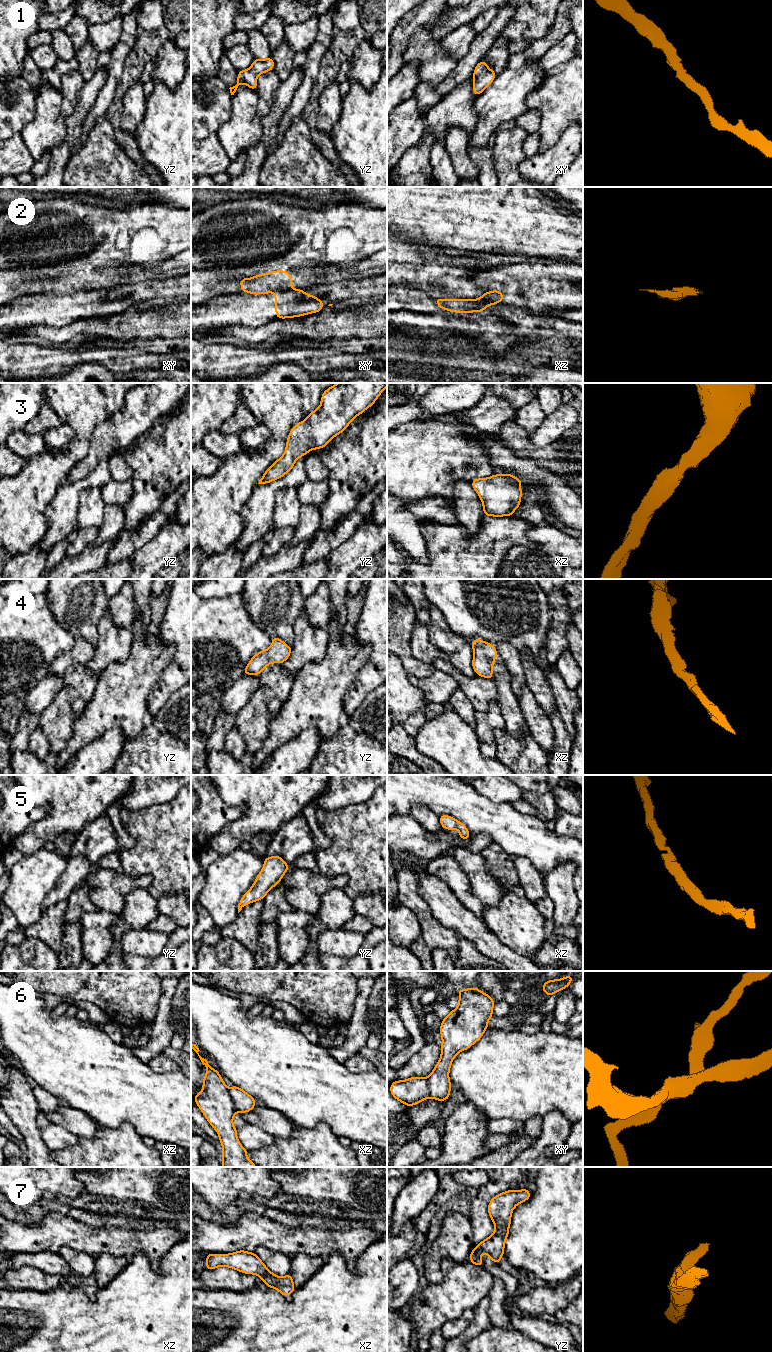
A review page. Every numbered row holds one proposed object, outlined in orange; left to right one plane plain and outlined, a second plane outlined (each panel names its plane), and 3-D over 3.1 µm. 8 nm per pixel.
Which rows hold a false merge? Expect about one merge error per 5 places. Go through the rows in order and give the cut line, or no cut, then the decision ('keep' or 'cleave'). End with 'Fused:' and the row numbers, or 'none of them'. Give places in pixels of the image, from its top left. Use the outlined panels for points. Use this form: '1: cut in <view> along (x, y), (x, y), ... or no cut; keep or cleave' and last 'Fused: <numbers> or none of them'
1: no cut; keep
2: cut in xy along (291, 288), (274, 292); cleave
3: no cut; keep
4: no cut; keep
5: no cut; keep
6: cut in xz along (228, 1089), (228, 1094), (236, 1111); cleave
7: no cut; keep
Fused: 2, 6

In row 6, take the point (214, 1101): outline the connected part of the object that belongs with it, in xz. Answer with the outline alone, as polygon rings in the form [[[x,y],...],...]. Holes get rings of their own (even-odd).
[[[192,1044],[192,1045],[191,1045],[191,1048],[192,1048],[192,1049],[193,1049],[193,1050],[194,1050],[194,1051],[195,1051],[195,1052],[196,1052],[196,1053],[197,1053],[197,1054],[198,1054],[198,1056],[199,1056],[199,1058],[200,1058],[200,1060],[201,1060],[201,1062],[202,1062],[202,1064],[203,1064],[203,1065],[204,1065],[204,1066],[205,1066],[205,1067],[206,1067],[206,1068],[207,1068],[207,1072],[206,1072],[206,1075],[205,1075],[205,1076],[204,1076],[204,1079],[203,1079],[203,1086],[202,1086],[202,1091],[201,1091],[201,1092],[200,1092],[200,1093],[199,1093],[199,1094],[193,1094],[193,1095],[194,1095],[194,1099],[195,1099],[195,1103],[196,1103],[196,1104],[197,1104],[197,1105],[198,1105],[198,1107],[199,1107],[199,1108],[200,1108],[200,1111],[201,1111],[201,1112],[202,1112],[202,1113],[203,1113],[203,1114],[204,1114],[204,1116],[205,1116],[205,1118],[206,1118],[206,1119],[207,1119],[207,1120],[208,1120],[208,1122],[209,1122],[209,1123],[210,1123],[210,1125],[211,1125],[211,1126],[212,1126],[212,1127],[213,1127],[213,1128],[214,1128],[214,1129],[215,1129],[215,1130],[216,1130],[216,1132],[217,1132],[217,1133],[218,1133],[218,1135],[219,1135],[219,1138],[218,1138],[218,1139],[219,1139],[219,1140],[220,1140],[220,1142],[221,1142],[221,1144],[222,1144],[222,1148],[223,1148],[223,1151],[222,1151],[222,1154],[221,1154],[221,1156],[222,1156],[222,1158],[223,1158],[223,1161],[222,1161],[222,1167],[257,1167],[257,1166],[256,1166],[256,1165],[255,1165],[255,1164],[254,1164],[254,1163],[253,1163],[253,1162],[252,1162],[252,1161],[251,1161],[251,1160],[249,1160],[249,1159],[248,1159],[248,1158],[247,1158],[247,1152],[248,1152],[248,1150],[246,1150],[246,1149],[245,1149],[245,1148],[244,1148],[244,1147],[243,1147],[243,1146],[242,1146],[242,1145],[241,1145],[241,1144],[240,1144],[240,1142],[239,1142],[239,1140],[238,1140],[238,1138],[237,1138],[237,1128],[235,1128],[235,1127],[234,1127],[234,1126],[233,1126],[233,1117],[234,1117],[234,1115],[235,1115],[235,1113],[236,1113],[236,1110],[235,1110],[235,1105],[234,1105],[234,1103],[233,1103],[233,1100],[232,1100],[232,1098],[231,1098],[231,1096],[230,1096],[230,1095],[229,1095],[229,1088],[228,1088],[228,1087],[227,1087],[227,1086],[226,1086],[226,1084],[225,1084],[225,1083],[224,1083],[224,1082],[223,1082],[223,1080],[222,1080],[222,1077],[221,1077],[221,1075],[220,1075],[220,1073],[219,1073],[219,1072],[218,1072],[218,1071],[217,1071],[217,1070],[215,1070],[215,1069],[213,1069],[213,1068],[212,1068],[212,1067],[211,1067],[211,1066],[210,1066],[210,1065],[209,1065],[209,1064],[208,1064],[208,1061],[207,1061],[207,1060],[206,1060],[206,1059],[204,1059],[204,1058],[202,1058],[202,1057],[201,1057],[201,1056],[200,1056],[200,1055],[199,1055],[199,1053],[198,1053],[198,1052],[199,1052],[199,1051],[200,1051],[200,1050],[199,1050],[199,1048],[198,1048],[198,1047],[197,1047],[197,1046],[196,1046],[196,1044]]]

